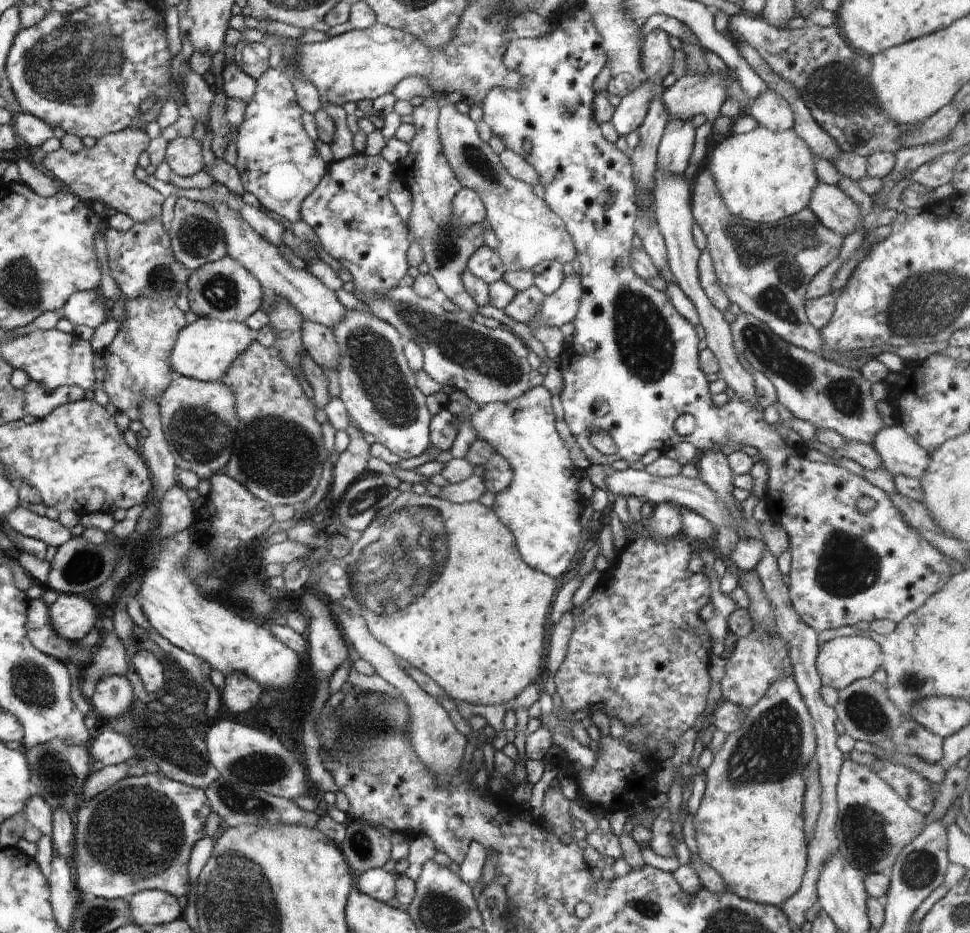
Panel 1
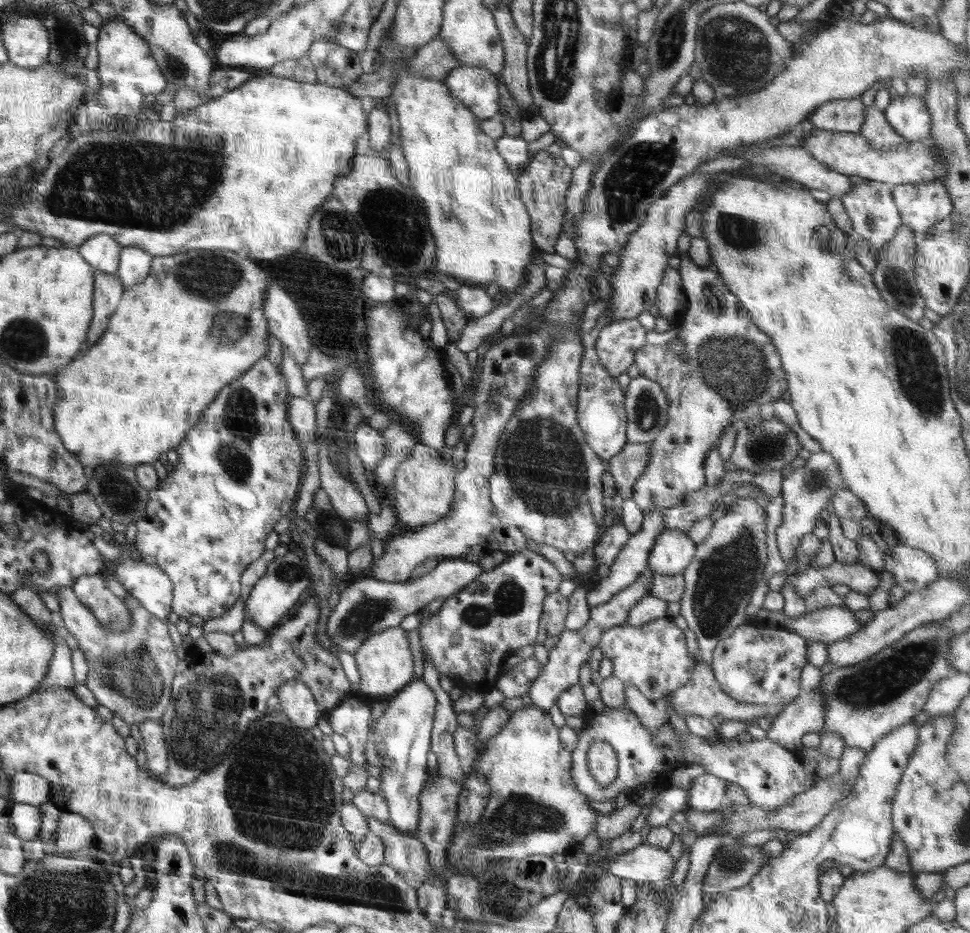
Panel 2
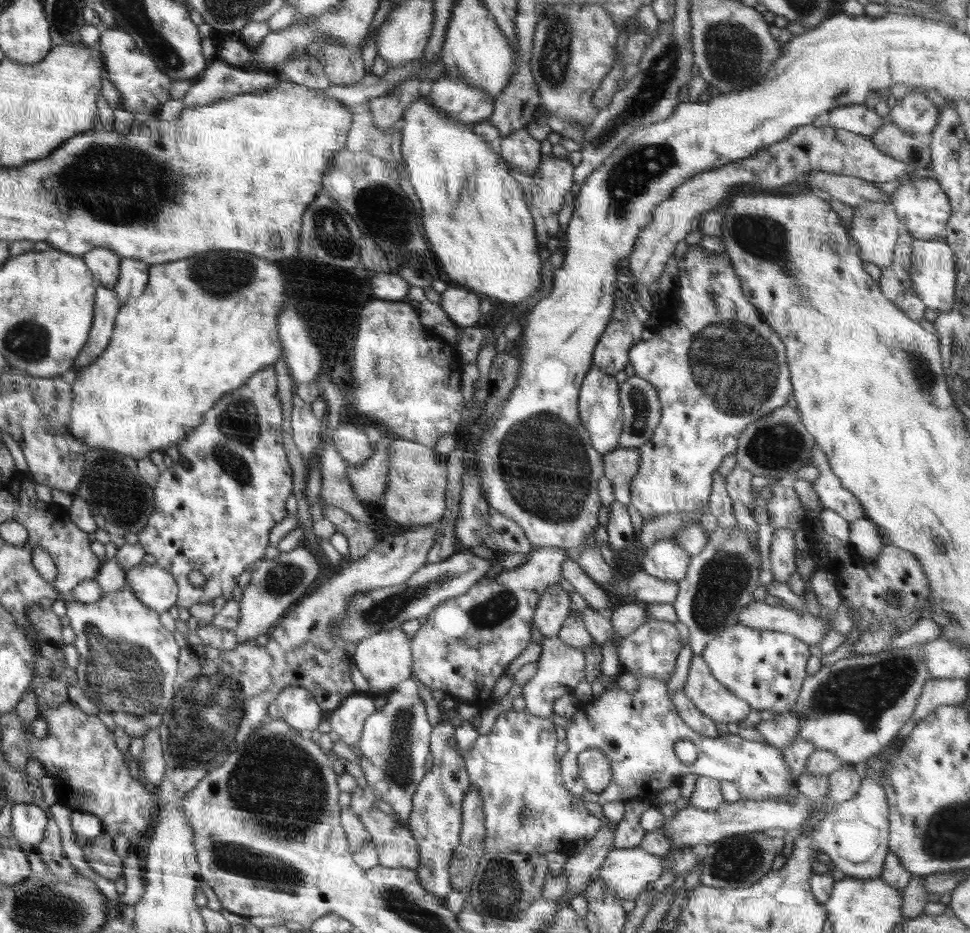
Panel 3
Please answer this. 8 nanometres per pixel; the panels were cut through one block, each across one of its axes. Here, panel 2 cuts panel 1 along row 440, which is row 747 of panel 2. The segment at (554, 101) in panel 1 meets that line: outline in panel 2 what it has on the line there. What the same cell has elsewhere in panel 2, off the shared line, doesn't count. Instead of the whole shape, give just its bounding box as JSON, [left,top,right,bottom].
[571,706,814,810]

